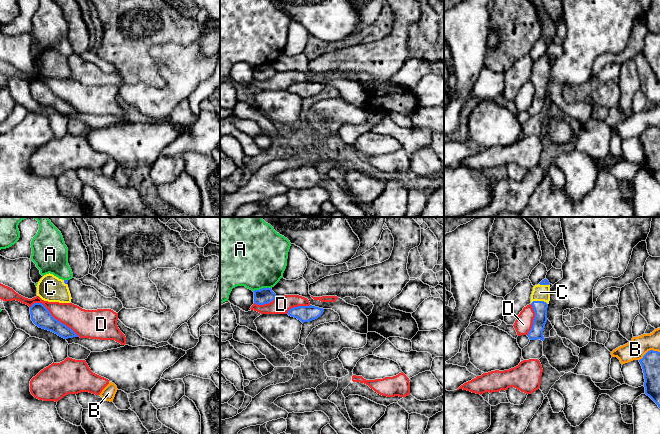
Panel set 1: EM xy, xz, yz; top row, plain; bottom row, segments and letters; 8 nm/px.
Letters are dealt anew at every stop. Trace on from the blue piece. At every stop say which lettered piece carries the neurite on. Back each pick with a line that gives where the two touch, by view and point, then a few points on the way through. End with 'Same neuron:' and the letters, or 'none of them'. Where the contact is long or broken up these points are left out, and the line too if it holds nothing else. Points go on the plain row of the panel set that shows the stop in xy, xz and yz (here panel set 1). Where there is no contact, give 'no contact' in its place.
C: contact yz (539, 77)
Same neuron: C

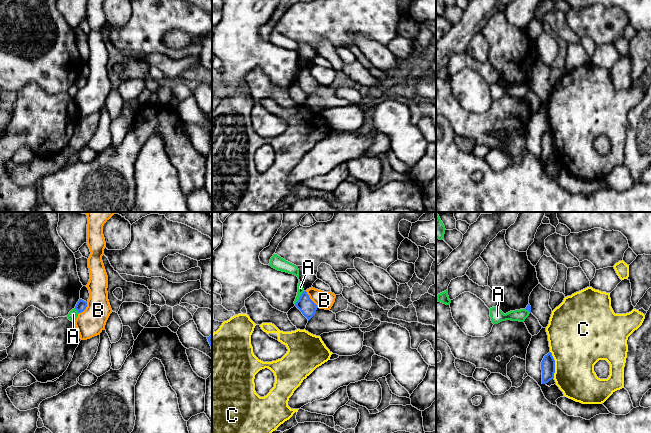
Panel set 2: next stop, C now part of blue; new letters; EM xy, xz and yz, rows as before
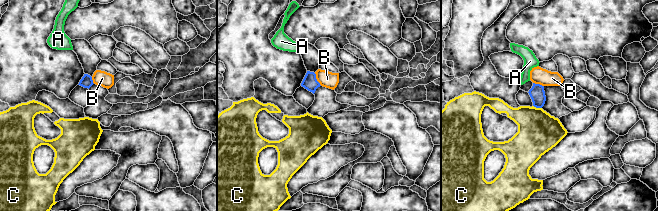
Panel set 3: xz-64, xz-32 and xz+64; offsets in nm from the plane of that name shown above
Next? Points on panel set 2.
Same neuron: none of them

